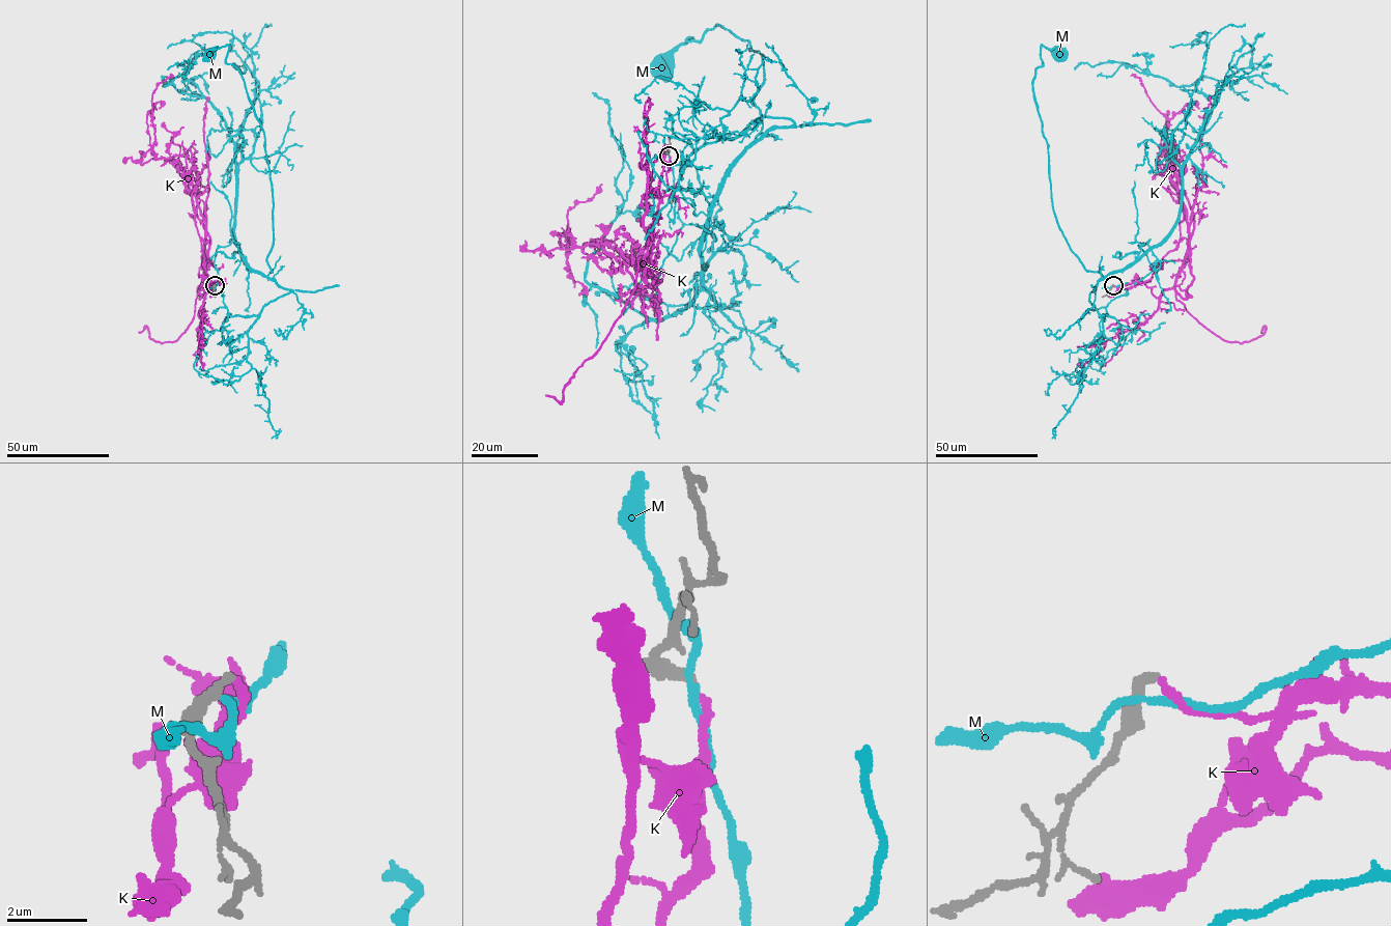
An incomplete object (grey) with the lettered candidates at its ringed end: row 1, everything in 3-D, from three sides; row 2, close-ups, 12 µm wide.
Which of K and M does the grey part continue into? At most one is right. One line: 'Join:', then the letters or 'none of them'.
Join: K

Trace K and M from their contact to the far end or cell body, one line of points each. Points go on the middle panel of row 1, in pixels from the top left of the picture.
K: (670, 156), (649, 259), (636, 270), (603, 244), (577, 247), (568, 233), (567, 245), (567, 211), (602, 184)
M: (668, 153), (668, 216), (682, 198), (707, 215), (761, 132), (763, 57), (717, 25), (658, 67)

